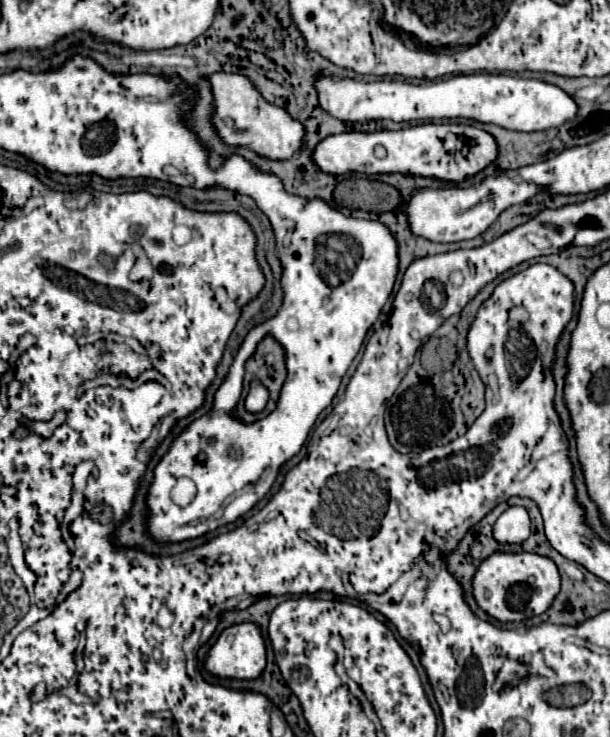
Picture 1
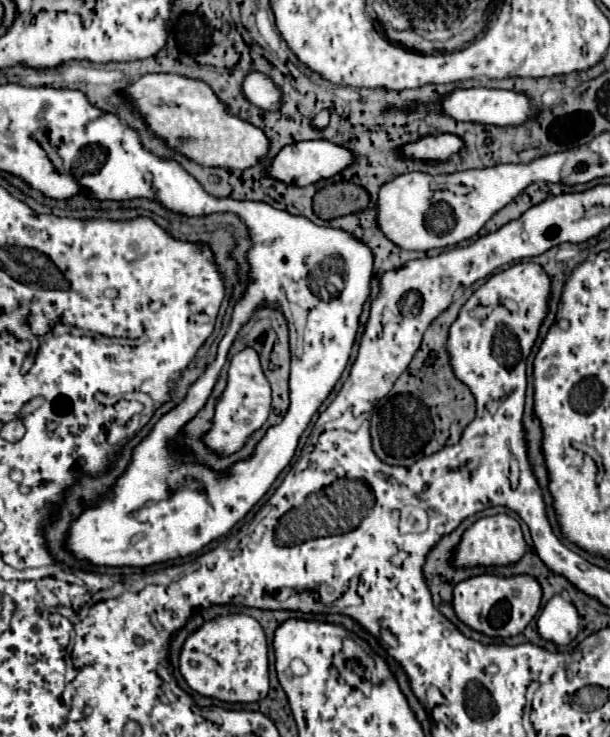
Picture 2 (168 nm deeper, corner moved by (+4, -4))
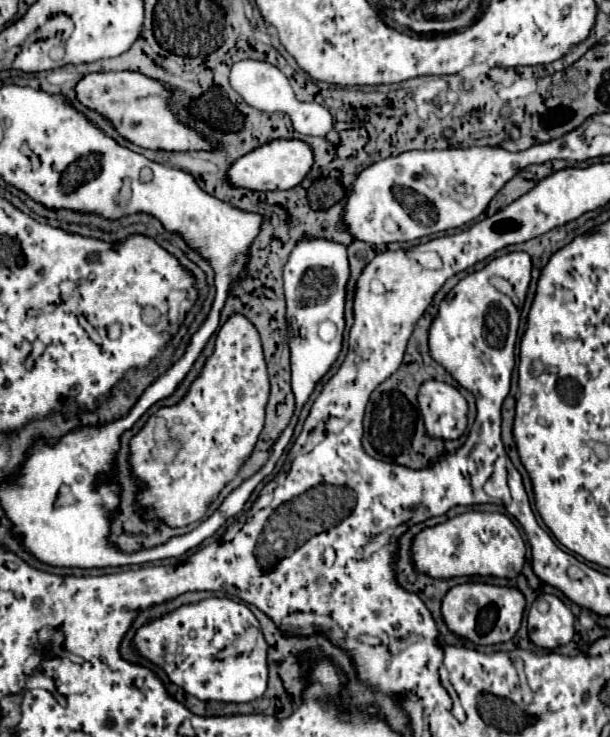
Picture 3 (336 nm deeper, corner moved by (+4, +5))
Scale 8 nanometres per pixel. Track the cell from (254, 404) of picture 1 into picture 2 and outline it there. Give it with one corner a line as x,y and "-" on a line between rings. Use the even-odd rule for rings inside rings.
247,346
241,352
237,352
229,362
227,386
215,402
213,426
209,432
205,432
203,442
219,458
231,456
239,452
245,446
245,442
253,436
253,432
257,432
267,422
269,412
271,412
271,384
261,370
259,354

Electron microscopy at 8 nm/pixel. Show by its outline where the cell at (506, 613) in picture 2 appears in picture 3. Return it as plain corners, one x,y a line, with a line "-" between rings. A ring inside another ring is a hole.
461,583
447,591
441,611
447,627
459,637
473,641
475,645
493,645
509,641
517,633
525,611
525,595
517,587
499,587
491,583

